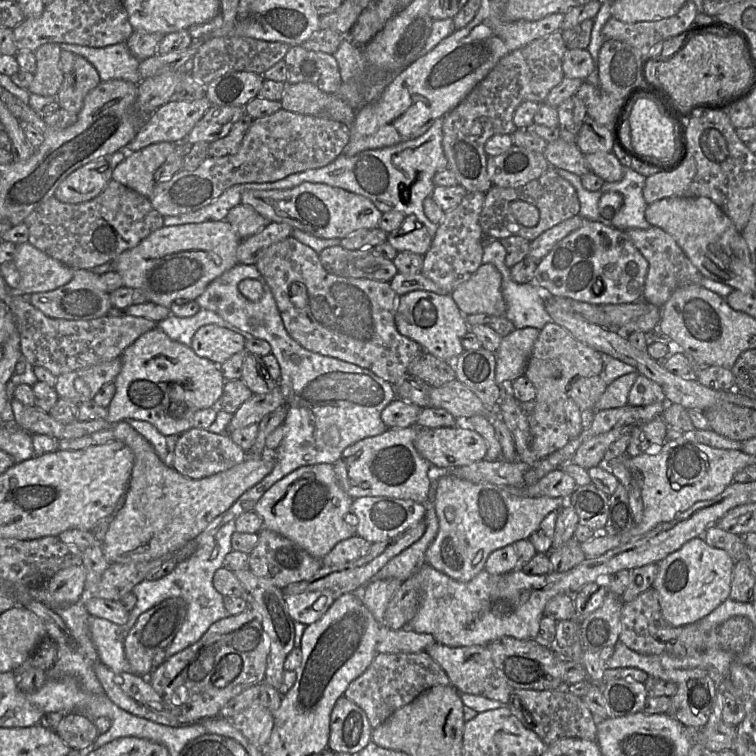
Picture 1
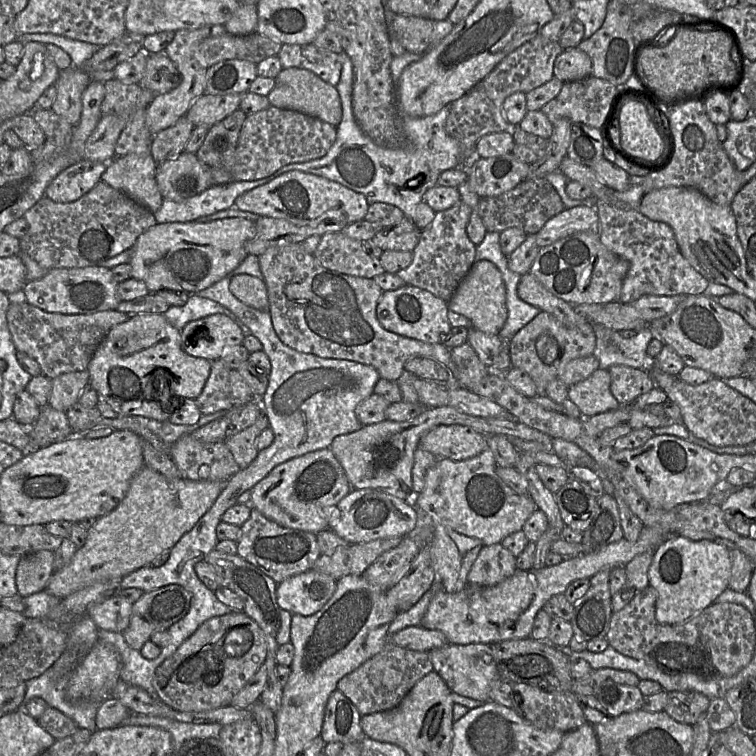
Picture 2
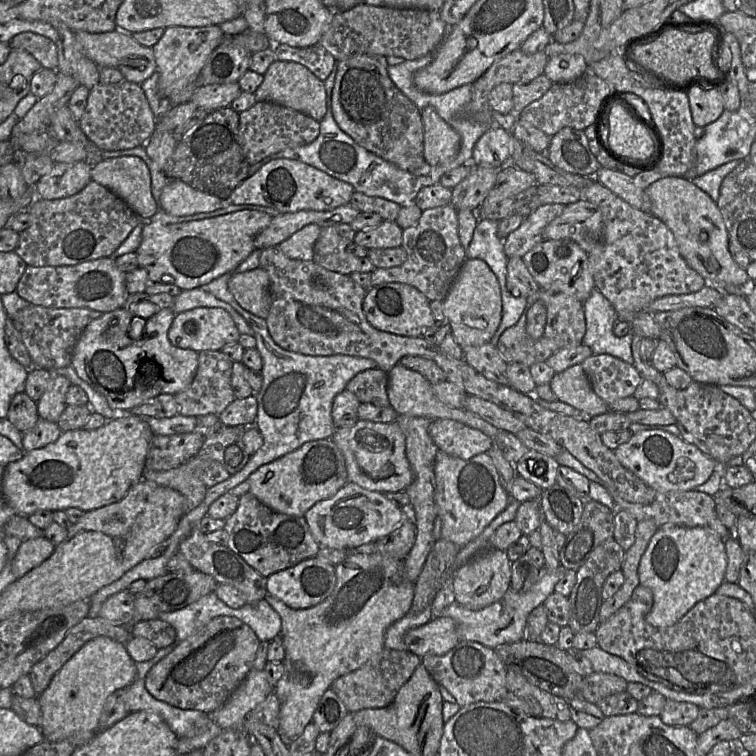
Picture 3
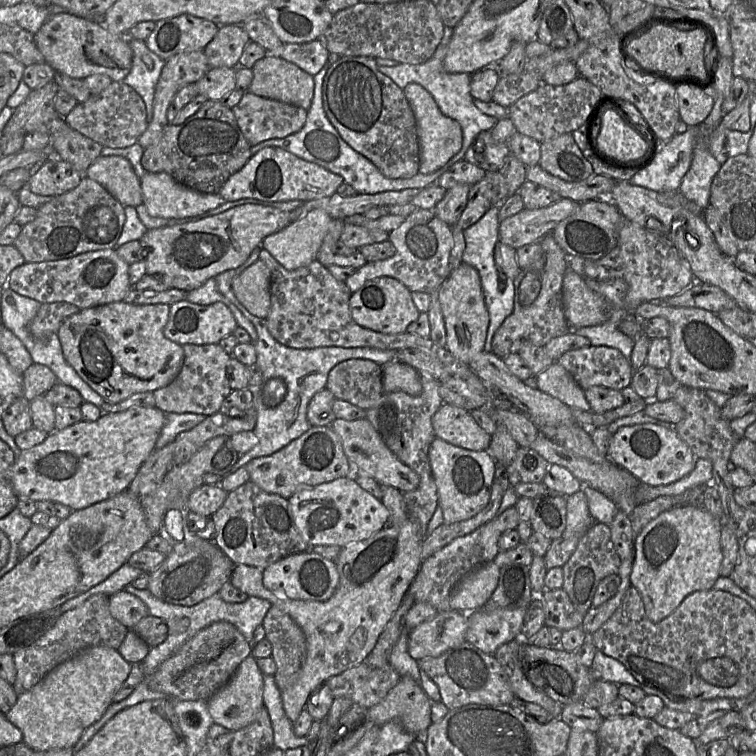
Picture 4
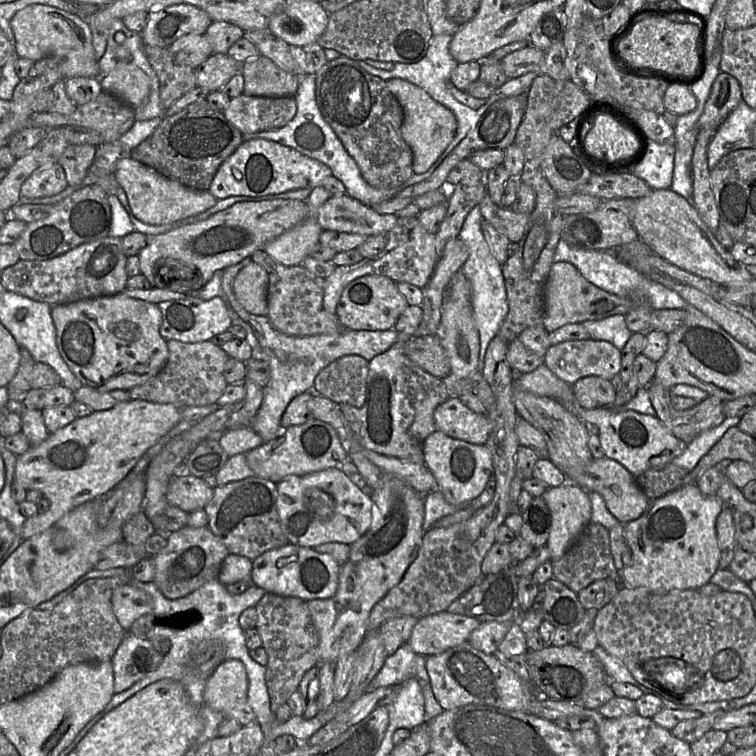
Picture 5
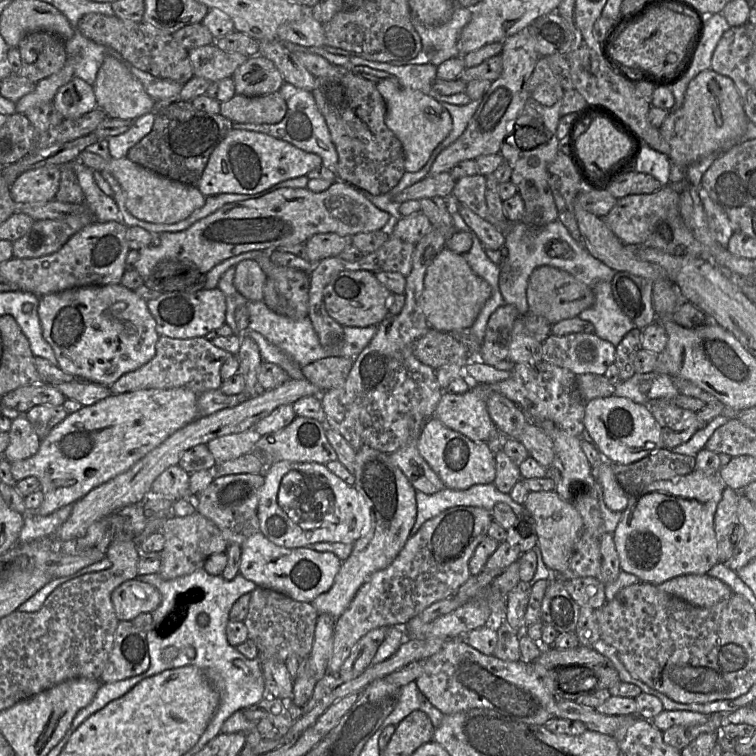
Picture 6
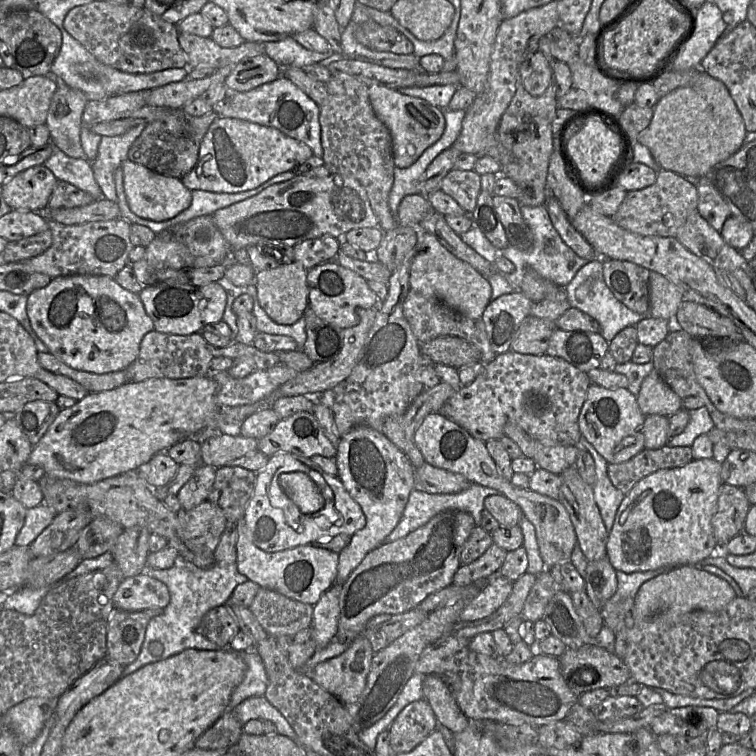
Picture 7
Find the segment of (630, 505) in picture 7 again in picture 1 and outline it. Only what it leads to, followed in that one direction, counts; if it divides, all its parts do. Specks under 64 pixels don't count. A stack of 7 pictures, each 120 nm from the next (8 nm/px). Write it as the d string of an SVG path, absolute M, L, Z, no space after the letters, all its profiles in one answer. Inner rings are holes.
M694 538L658 564L658 575L652 585L659 595L662 616L674 627L694 624L709 615L730 598L734 561L730 555Z

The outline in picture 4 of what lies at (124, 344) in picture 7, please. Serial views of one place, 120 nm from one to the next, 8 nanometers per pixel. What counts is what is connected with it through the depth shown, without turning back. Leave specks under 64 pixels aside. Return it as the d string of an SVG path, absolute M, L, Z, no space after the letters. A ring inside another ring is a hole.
M125 301L81 309L66 318L57 332L64 358L83 381L111 404L136 393L165 387L177 377L184 362L182 346L163 334L169 311L168 304L131 304Z

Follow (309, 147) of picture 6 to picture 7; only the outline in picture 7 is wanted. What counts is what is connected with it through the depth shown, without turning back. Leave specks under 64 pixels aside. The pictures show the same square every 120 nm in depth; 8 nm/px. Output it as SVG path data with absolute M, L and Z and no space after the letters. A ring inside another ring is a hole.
M281 75L272 82L245 92L227 90L226 98L214 107L219 117L232 117L270 126L309 146L318 158L323 156L320 106L287 77Z

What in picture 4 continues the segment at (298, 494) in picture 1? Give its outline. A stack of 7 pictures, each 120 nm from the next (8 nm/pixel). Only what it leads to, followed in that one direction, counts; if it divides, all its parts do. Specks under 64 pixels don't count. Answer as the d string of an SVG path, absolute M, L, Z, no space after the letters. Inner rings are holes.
M311 426L304 434L279 451L254 458L245 466L250 481L267 493L290 498L297 490L350 476L351 465L338 436L329 426Z

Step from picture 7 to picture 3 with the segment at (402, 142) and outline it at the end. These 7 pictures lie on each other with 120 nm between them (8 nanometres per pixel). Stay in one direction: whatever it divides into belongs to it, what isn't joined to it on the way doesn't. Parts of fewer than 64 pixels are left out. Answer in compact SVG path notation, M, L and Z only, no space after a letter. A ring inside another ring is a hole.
M431 106L420 111L424 130L423 156L429 165L442 165L453 160L461 147L461 136Z

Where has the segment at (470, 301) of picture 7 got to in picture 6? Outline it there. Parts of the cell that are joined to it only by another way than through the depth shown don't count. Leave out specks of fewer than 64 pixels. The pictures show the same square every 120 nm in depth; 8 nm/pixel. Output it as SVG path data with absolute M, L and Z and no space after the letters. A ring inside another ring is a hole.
M445 246L426 271L423 312L430 328L445 333L464 332L473 325L491 292L491 286L471 269L465 256Z

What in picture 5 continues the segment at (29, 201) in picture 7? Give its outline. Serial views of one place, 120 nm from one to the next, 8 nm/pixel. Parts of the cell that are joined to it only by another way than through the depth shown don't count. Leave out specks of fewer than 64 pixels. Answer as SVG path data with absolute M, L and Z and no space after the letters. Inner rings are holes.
M59 163L45 164L35 170L22 184L21 198L42 198L62 192L68 183Z

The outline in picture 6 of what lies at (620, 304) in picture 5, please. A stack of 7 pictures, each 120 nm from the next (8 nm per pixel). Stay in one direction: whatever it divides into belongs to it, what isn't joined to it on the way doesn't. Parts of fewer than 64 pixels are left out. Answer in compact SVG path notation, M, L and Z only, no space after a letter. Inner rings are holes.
M548 265L539 266L532 271L527 283L526 297L529 311L544 317L551 325L577 317L594 302L594 293L590 286L570 273Z

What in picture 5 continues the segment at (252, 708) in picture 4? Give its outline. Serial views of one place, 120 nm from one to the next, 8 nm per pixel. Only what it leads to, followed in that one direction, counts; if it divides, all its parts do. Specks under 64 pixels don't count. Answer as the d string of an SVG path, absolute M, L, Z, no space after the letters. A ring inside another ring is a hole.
M238 659L224 661L208 677L204 705L234 719L242 727L256 723L257 717L248 703L248 675Z

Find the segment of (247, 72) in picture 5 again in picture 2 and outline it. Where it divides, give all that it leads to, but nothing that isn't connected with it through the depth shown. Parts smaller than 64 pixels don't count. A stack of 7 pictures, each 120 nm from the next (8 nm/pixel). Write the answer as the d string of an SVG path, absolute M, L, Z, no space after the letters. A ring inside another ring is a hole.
M283 68L275 78L275 86L267 98L271 106L301 112L335 127L342 120L342 104L336 88L306 69Z

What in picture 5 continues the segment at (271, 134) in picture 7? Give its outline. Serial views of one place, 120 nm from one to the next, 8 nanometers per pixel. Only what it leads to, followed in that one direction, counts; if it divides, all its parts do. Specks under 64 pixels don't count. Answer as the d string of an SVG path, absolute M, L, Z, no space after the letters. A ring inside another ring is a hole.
M266 139L245 140L217 170L208 191L216 199L229 196L266 196L303 188L319 187L324 179L332 175L331 169L322 162L309 158L293 148Z

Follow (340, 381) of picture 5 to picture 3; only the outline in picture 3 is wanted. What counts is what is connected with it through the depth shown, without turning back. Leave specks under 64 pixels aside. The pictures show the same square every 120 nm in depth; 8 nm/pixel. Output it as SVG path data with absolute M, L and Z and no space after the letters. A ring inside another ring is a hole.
M380 368L368 369L355 375L346 385L360 403L389 407L387 396L388 375Z

